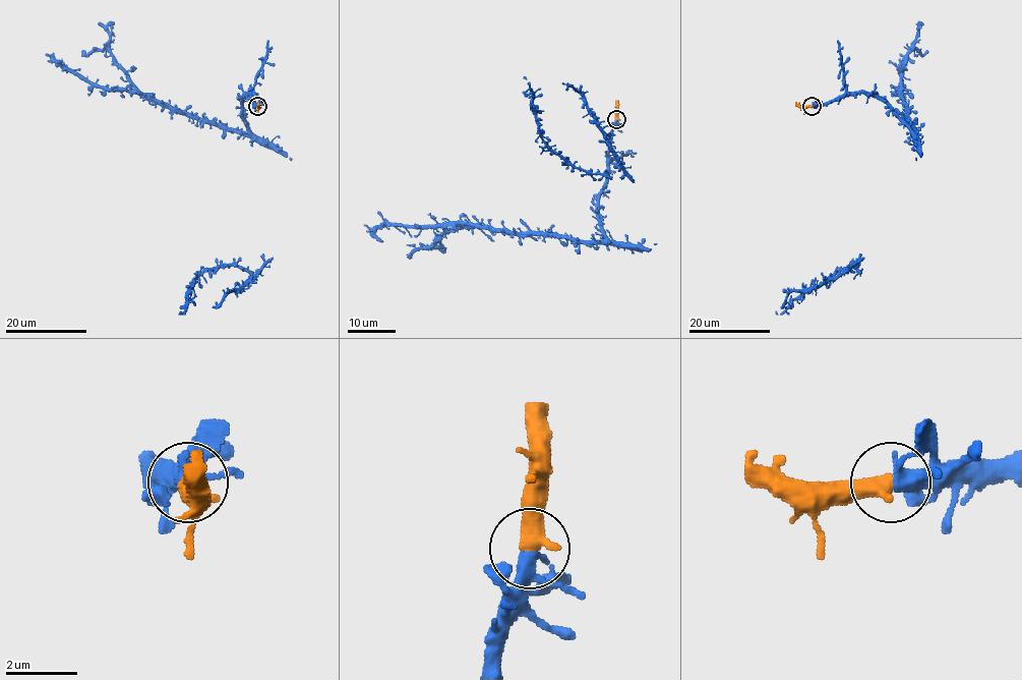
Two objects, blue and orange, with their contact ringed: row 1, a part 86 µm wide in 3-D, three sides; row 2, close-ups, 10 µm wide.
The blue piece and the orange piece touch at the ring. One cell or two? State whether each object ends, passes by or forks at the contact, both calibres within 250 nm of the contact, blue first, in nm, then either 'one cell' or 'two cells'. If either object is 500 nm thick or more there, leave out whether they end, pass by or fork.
calibres 280 and 500 nm; one cell

